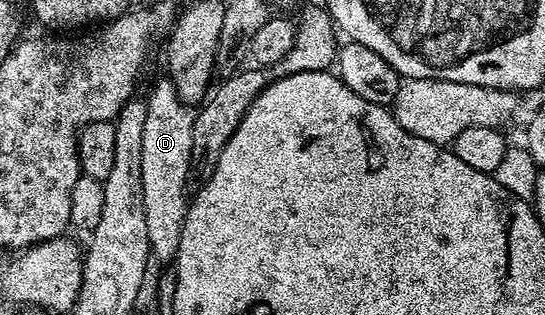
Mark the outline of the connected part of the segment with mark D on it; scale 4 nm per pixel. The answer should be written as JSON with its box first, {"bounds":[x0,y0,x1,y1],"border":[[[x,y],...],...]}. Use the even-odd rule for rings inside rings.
{"bounds":[143,77,194,264],"border":[[[162,77],[145,99],[147,121],[143,121],[143,213],[147,216],[147,241],[149,250],[161,264],[174,262],[179,253],[179,237],[183,237],[185,214],[191,202],[187,194],[187,180],[191,167],[191,129],[194,112],[190,104],[184,103],[175,89],[172,79]]]}

